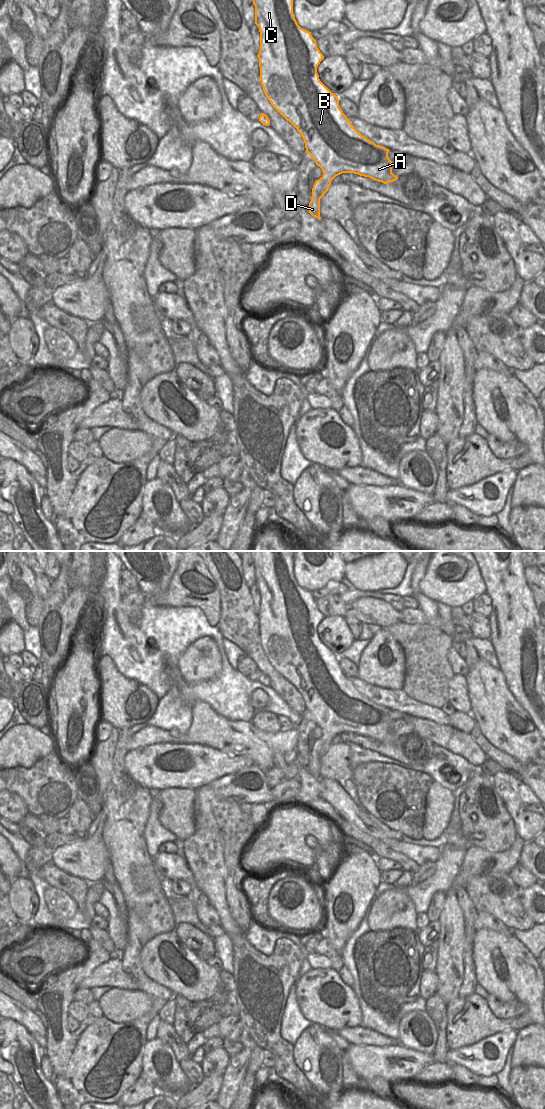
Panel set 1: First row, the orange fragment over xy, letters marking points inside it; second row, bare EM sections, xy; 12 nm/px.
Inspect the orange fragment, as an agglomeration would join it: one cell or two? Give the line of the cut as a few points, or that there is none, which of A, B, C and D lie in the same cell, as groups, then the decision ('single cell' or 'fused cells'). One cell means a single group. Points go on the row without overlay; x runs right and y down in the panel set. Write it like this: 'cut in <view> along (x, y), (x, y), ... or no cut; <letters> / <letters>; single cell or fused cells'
no cut; A B C D; single cell

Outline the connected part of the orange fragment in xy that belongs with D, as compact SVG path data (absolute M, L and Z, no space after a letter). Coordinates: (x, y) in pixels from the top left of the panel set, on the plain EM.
M250 551L255 566L255 584L260 592L260 610L257 615L260 627L260 641L263 651L271 665L289 681L301 694L308 713L319 726L323 735L316 740L312 748L312 759L309 763L309 773L318 779L320 777L320 759L328 751L331 741L342 733L354 733L369 737L375 741L388 744L398 739L392 733L392 721L388 717L389 709L376 705L362 696L351 684L339 667L338 657L332 653L319 639L317 627L324 619L317 608L316 600L311 592L301 588L293 573L292 551Z

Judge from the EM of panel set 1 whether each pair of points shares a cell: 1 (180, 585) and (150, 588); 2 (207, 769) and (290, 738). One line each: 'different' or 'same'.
1: different
2: different

